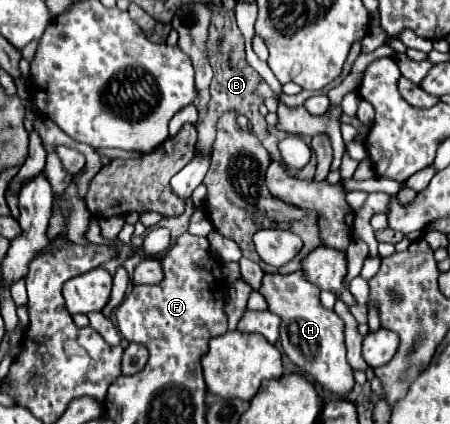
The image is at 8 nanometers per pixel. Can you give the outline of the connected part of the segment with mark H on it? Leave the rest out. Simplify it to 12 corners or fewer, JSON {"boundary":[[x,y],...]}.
{"boundary":[[303,270],[265,274],[289,360],[345,396],[353,370],[343,320]]}

